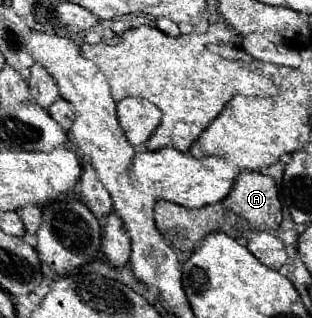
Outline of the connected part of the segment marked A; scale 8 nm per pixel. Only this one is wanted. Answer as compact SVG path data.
M240 172L238 180L230 192L230 196L218 204L210 204L198 210L188 210L174 202L156 200L156 226L168 244L182 252L192 252L200 242L214 232L224 232L236 240L240 240L240 218L246 220L256 232L268 226L268 230L276 230L282 224L282 204L278 197L274 180L262 172Z

